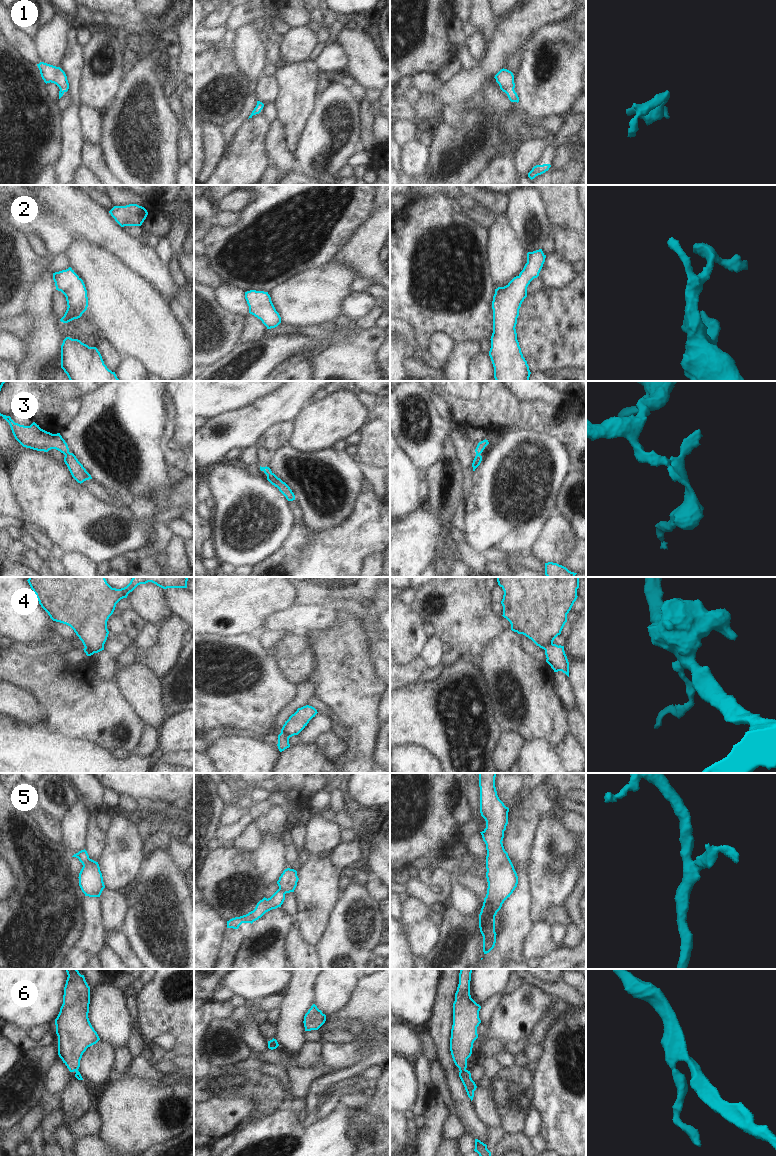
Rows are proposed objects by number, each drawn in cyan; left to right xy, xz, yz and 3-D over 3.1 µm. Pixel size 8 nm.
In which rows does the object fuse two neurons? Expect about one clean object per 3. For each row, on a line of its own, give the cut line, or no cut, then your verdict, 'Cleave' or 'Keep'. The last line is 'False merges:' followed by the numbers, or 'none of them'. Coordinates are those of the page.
1: No split. Keep
2: No split. Keep
3: No split. Keep
4: Split along yz (552, 643), (544, 649). Cleave
5: Split along xy (89, 858), (83, 866). Cleave
6: No split. Keep
False merges: 4, 5.

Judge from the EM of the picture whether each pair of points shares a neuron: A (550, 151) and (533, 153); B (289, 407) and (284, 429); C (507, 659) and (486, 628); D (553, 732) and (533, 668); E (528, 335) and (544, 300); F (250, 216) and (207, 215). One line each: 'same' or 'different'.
A: different
B: different
C: different
D: same
E: same
F: different

